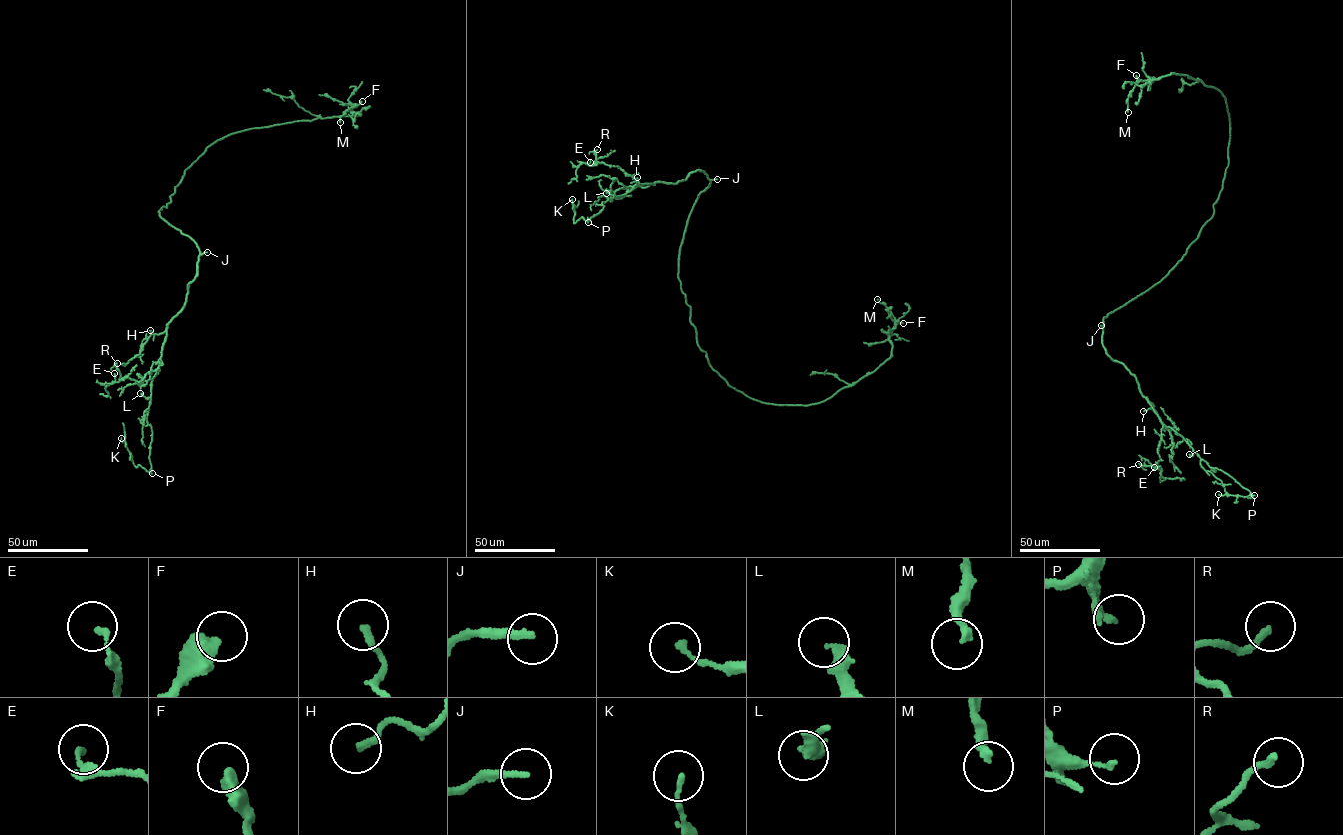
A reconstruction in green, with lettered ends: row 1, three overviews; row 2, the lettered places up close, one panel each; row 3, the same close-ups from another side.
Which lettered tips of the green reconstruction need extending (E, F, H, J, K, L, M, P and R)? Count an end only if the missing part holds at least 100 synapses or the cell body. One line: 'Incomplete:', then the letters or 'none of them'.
Incomplete: J

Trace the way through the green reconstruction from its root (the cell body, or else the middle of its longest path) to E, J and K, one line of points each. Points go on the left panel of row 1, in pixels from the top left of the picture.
E: (160, 216), (195, 243), (197, 274), (167, 326), (158, 368), (138, 381), (127, 376), (115, 381), (114, 373)
J: (160, 216), (194, 241), (200, 253), (207, 252)
K: (160, 216), (195, 243), (197, 272), (184, 305), (167, 326), (151, 384), (149, 472), (134, 465), (121, 438)

